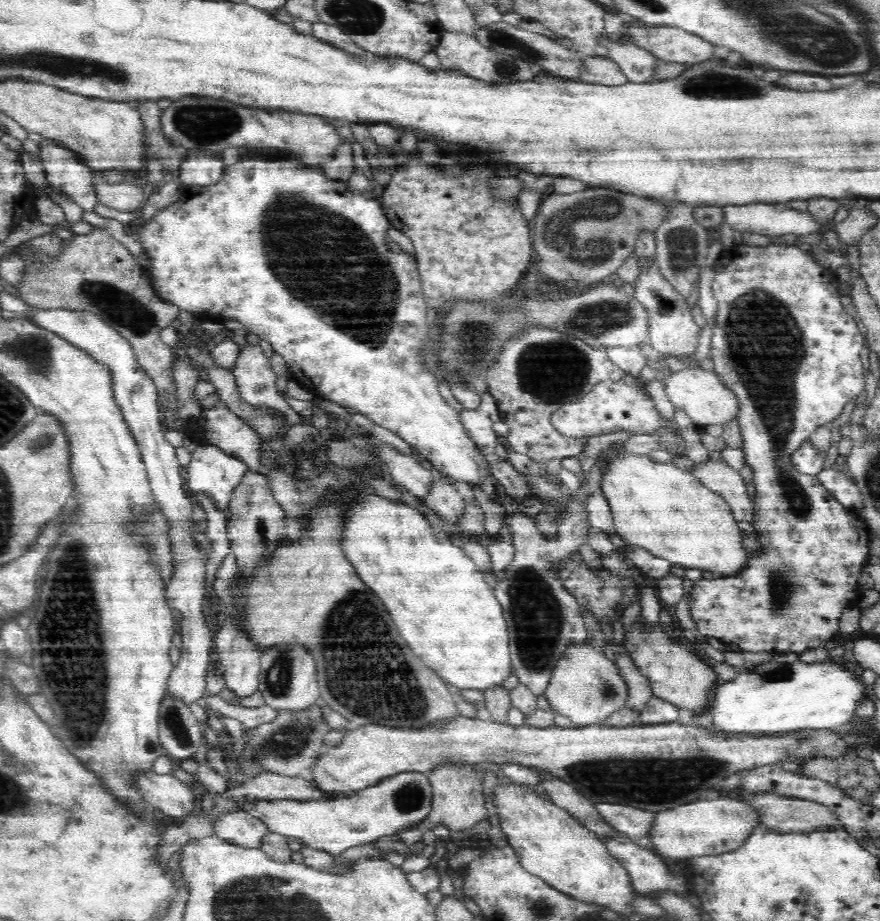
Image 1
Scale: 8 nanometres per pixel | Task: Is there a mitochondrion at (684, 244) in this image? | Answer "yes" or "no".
yes

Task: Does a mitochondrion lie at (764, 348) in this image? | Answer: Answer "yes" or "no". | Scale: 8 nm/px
yes

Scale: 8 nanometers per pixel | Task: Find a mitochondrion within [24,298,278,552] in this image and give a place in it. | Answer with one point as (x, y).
(39, 443)

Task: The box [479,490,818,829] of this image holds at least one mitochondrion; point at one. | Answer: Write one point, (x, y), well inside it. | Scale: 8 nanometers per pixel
(640, 779)

